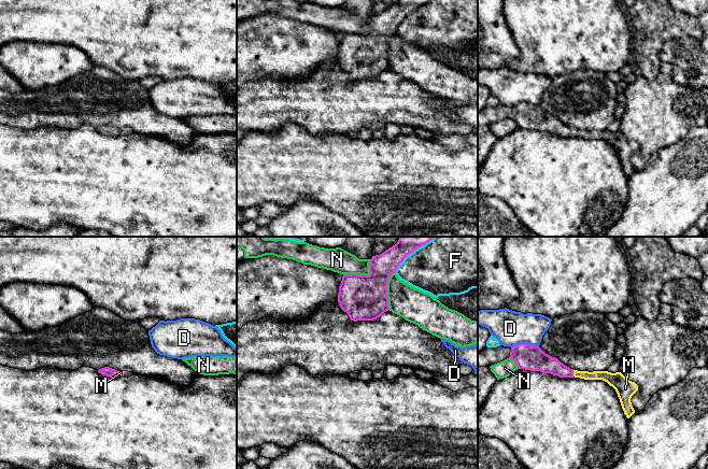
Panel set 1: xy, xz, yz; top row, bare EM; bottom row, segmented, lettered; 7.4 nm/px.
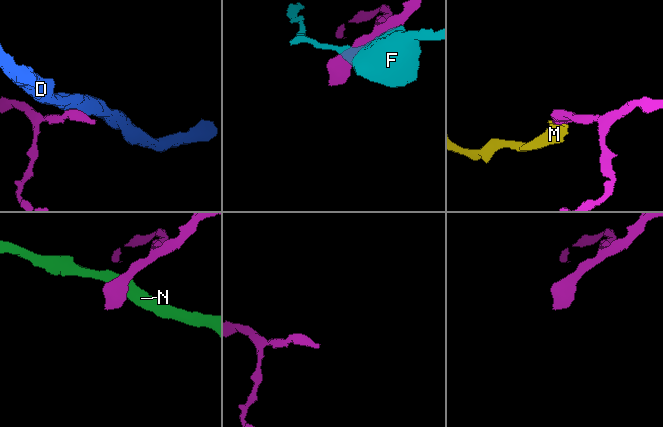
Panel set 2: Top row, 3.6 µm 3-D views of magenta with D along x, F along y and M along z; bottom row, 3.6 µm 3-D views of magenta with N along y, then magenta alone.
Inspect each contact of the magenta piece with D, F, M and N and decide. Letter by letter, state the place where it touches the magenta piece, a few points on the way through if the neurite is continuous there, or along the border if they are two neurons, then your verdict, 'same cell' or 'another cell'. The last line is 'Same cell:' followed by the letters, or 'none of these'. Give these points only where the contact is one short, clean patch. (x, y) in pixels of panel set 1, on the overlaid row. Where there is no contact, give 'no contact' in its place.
D: yz (524, 343) | along yz (538, 345), (518, 343), (511, 347) | another cell
F: xz (413, 251) | another cell
M: yz (572, 373) | same cell
N: xz (363, 275) | another cell
Same cell: M

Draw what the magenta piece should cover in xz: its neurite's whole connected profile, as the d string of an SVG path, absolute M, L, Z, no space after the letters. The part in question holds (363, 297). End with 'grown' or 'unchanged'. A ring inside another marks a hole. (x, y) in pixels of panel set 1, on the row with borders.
M400 237L398 242L380 255L372 256L369 275L343 274L339 286L338 302L351 321L373 321L390 310L387 282L403 259L435 237Z; unchanged

